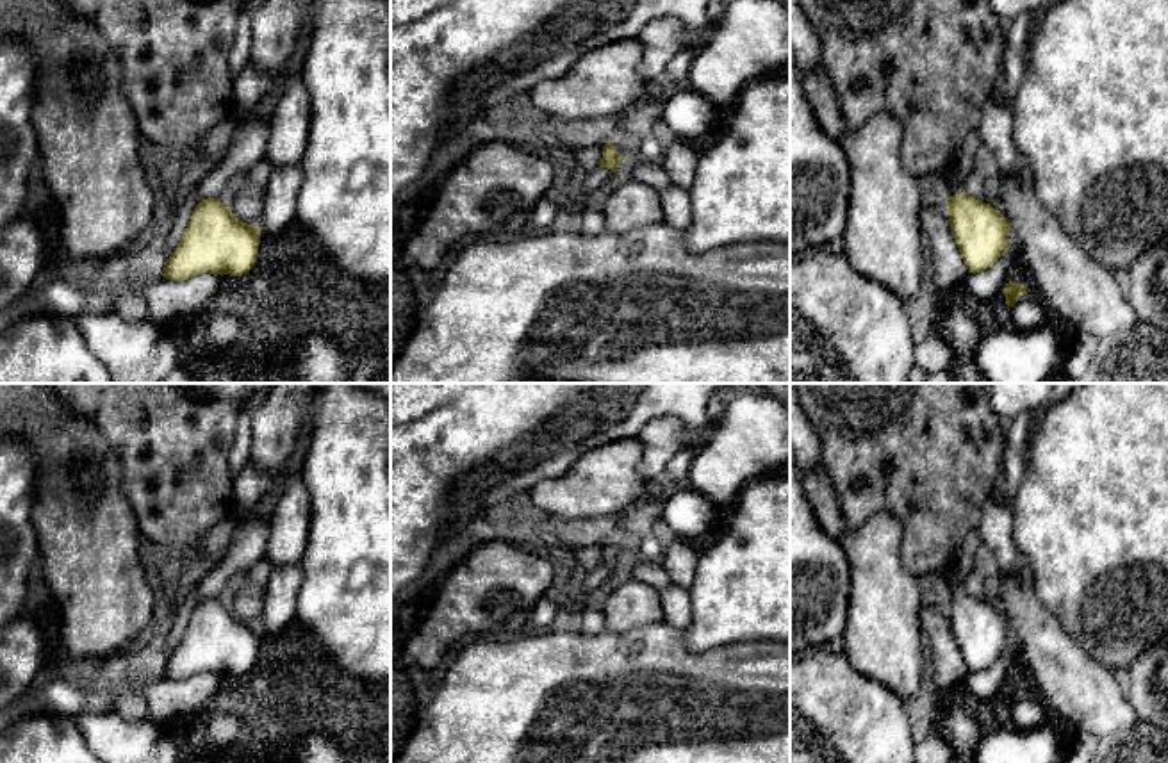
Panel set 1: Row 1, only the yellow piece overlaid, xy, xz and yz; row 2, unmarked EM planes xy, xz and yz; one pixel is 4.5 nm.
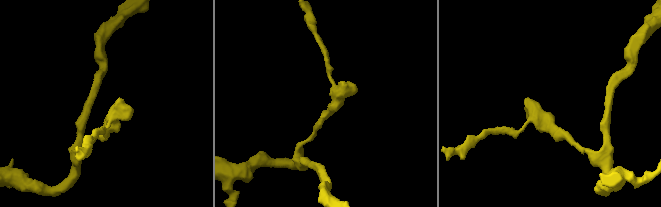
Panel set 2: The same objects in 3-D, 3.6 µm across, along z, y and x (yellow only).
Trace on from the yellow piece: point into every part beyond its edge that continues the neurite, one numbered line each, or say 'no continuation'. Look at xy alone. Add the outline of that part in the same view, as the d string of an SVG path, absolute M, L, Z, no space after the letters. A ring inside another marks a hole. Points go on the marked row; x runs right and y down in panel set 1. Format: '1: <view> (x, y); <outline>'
no continuation

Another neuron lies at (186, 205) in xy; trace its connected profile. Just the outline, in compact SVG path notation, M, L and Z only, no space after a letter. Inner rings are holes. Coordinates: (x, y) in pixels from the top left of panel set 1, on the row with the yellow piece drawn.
M196 185L184 198L178 198L175 209L171 210L175 216L173 228L166 237L162 237L162 242L164 242L162 262L166 262L175 251L175 248L178 246L191 221L191 216L198 205L198 194L200 194L200 189Z

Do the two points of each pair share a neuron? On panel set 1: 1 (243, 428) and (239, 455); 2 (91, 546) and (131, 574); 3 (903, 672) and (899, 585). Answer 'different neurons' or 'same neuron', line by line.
1: same neuron
2: same neuron
3: same neuron

